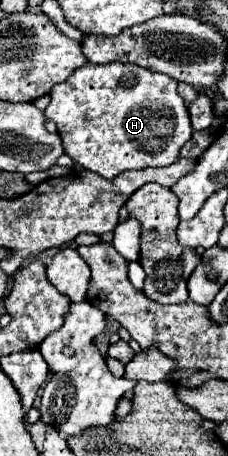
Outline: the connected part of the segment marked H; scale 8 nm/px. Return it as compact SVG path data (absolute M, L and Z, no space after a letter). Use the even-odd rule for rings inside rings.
M86 64L76 70L66 82L56 84L50 92L50 104L44 116L58 126L64 152L82 168L88 168L106 180L126 172L142 168L164 168L178 160L180 148L192 136L190 114L186 102L176 92L176 80L166 74L150 72L134 64Z

